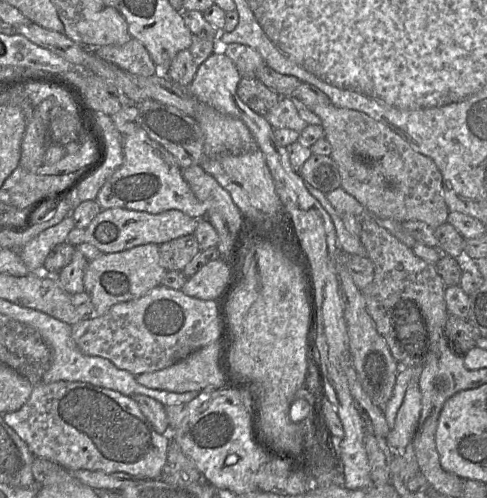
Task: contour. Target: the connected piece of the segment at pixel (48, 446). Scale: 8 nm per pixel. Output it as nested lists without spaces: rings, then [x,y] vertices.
[[[58,381],[54,383],[39,382],[33,386],[28,401],[17,411],[3,414],[4,421],[9,425],[17,435],[27,444],[30,451],[36,458],[45,459],[56,463],[68,471],[90,470],[101,471],[105,473],[124,472],[136,476],[140,480],[159,478],[167,461],[167,452],[170,444],[170,435],[158,433],[149,420],[140,410],[137,402],[131,396],[126,396],[118,391],[108,388],[94,386],[85,382]]]

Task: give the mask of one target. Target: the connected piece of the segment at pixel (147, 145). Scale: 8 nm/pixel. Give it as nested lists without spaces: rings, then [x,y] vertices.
[[[137,128],[123,138],[123,163],[107,179],[96,200],[102,209],[126,208],[157,214],[179,210],[194,219],[202,219],[207,206],[200,202],[182,176],[182,169],[162,145],[151,140],[145,130]]]

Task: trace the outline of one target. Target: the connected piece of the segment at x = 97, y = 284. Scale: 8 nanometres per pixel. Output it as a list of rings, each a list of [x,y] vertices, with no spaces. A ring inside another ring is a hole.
[[[154,243],[135,246],[121,252],[102,254],[89,261],[83,283],[92,302],[90,317],[101,316],[117,303],[135,300],[145,295],[161,284],[166,271],[162,265],[159,245]]]

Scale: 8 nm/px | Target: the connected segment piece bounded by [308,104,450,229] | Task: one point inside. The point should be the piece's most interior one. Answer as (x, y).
(377, 166)

